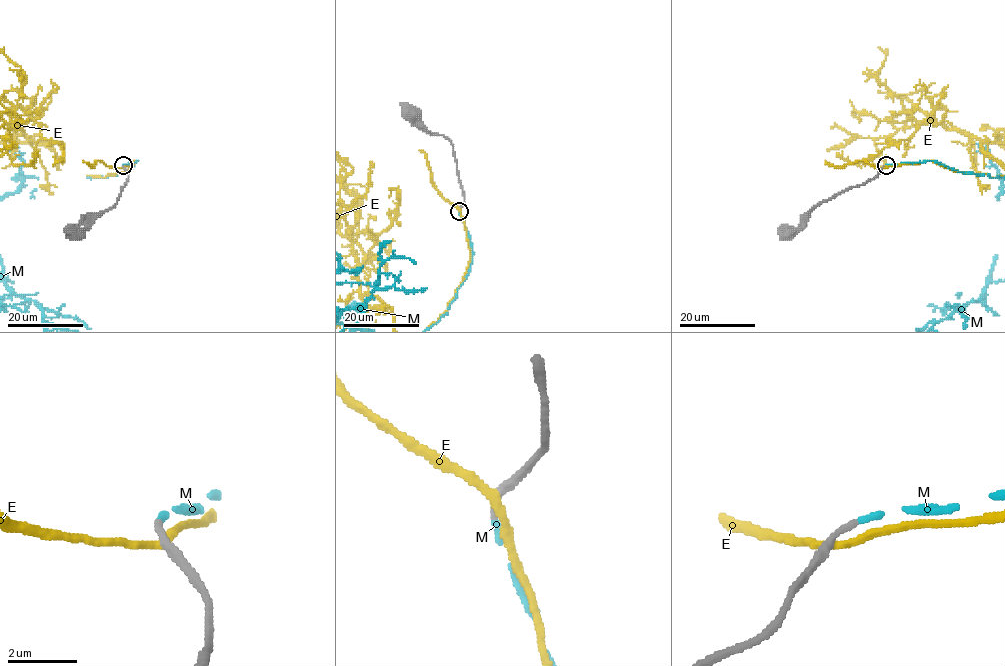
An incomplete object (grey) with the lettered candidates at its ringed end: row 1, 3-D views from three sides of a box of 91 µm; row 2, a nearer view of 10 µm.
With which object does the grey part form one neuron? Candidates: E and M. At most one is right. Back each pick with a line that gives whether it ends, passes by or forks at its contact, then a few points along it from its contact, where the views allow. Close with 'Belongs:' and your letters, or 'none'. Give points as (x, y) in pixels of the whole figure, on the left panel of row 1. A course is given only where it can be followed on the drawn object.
M: it ends
Belongs: M

